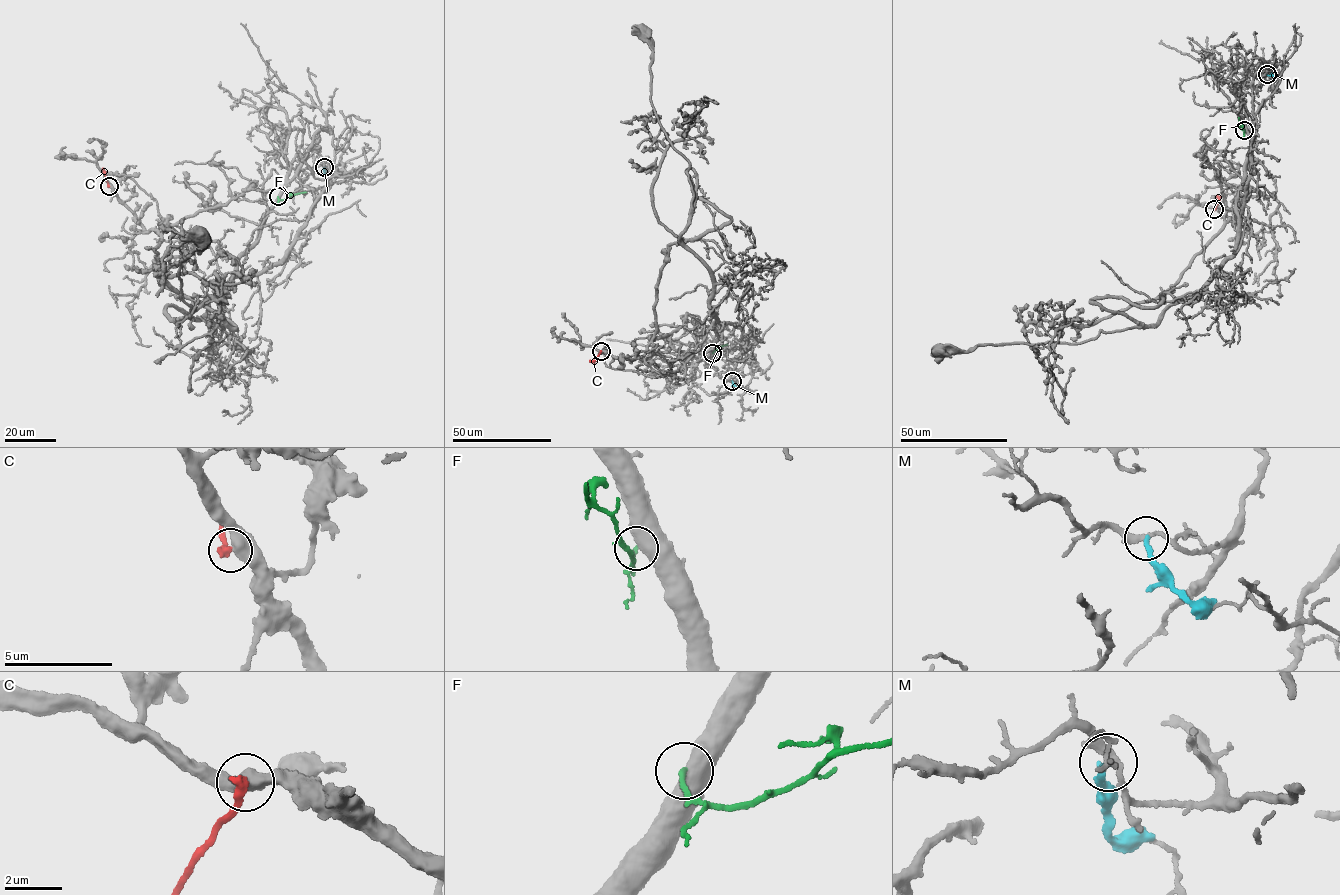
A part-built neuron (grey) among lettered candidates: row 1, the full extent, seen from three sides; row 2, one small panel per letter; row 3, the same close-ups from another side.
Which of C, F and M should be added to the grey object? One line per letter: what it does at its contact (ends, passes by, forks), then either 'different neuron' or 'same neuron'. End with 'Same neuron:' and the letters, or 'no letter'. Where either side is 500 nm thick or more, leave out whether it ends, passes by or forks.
C: it ends there; different neuron
F: different neuron
M: it ends there; different neuron
Same neuron: no letter

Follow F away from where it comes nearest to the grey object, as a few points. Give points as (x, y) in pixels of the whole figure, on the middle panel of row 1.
F: (712, 353), (727, 344)

